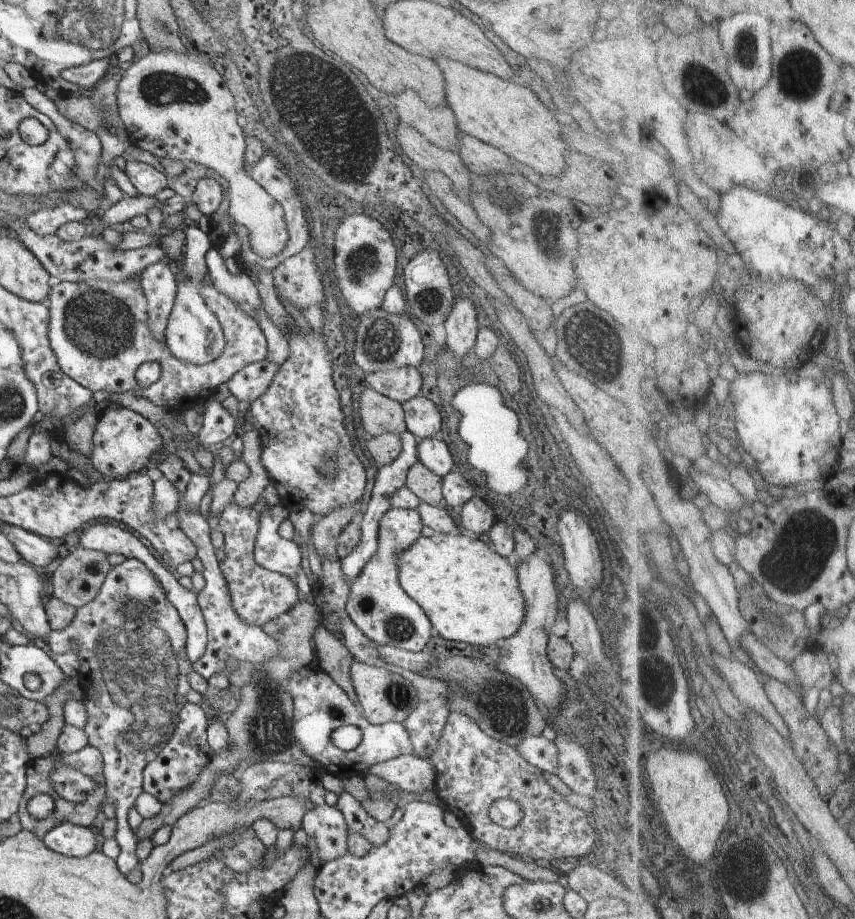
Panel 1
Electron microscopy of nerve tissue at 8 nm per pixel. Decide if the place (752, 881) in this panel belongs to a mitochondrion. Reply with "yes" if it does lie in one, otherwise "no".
yes

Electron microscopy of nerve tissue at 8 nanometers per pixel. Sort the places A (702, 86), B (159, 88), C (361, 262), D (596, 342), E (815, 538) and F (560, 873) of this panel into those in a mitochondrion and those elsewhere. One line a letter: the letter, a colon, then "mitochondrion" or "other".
A: mitochondrion
B: mitochondrion
C: mitochondrion
D: mitochondrion
E: mitochondrion
F: other

